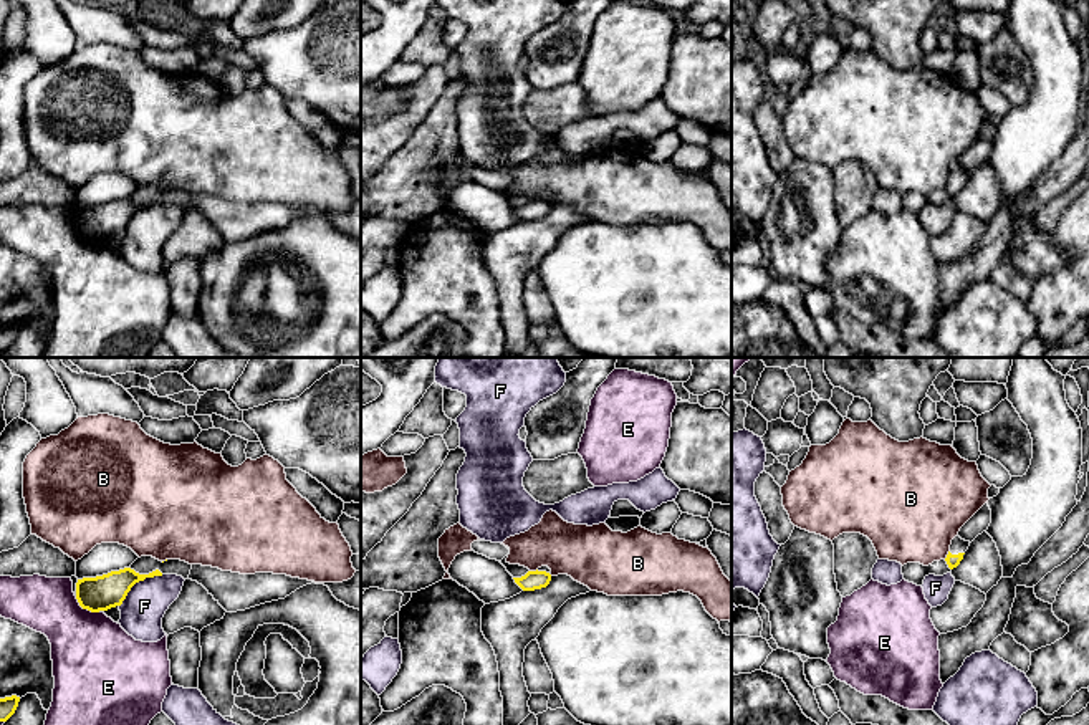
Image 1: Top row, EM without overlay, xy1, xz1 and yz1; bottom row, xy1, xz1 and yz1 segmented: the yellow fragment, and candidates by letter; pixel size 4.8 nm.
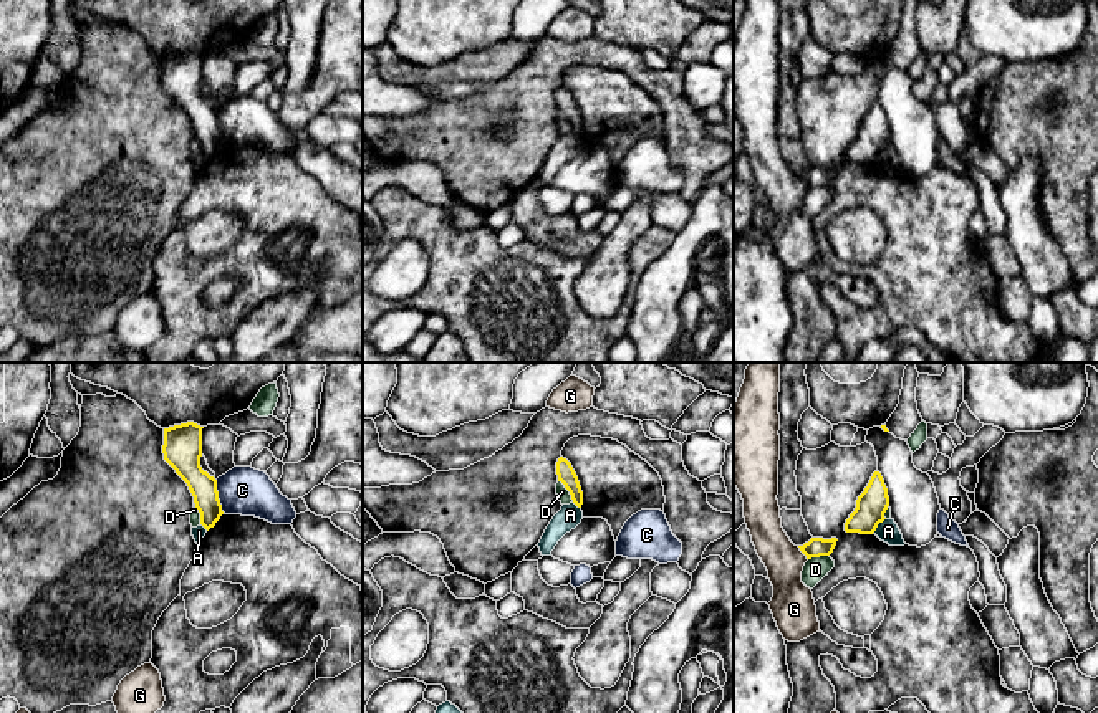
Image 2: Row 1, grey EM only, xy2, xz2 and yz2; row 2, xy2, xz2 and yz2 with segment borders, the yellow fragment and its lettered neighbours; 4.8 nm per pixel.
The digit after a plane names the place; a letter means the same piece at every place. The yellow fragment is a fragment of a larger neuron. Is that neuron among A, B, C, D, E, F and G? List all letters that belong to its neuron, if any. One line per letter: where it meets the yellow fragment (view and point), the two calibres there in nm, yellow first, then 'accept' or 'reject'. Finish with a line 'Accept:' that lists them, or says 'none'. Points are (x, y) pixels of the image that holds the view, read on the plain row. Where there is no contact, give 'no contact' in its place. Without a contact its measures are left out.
A: yz2 (878, 153) | 150/110 nm | reject
B: yz1 (947, 184) | 60/440 nm | reject
C: xy2 (217, 126) | 160/240 nm | reject
D: xz2 (568, 119) | 90/60 nm | reject
E: xy1 (85, 237) | 170/400 nm | reject
F: xy1 (138, 211) | 170/200 nm | reject
G: yz2 (802, 181) | 100/200 nm | reject
Accept: none

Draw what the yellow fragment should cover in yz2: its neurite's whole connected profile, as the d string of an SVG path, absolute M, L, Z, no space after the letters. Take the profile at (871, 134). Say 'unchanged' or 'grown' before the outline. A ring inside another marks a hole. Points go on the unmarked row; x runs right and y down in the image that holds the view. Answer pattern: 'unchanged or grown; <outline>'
unchanged; M874 101L868 116L856 129L856 137L845 152L846 162L873 164L889 136L888 117L879 101Z

